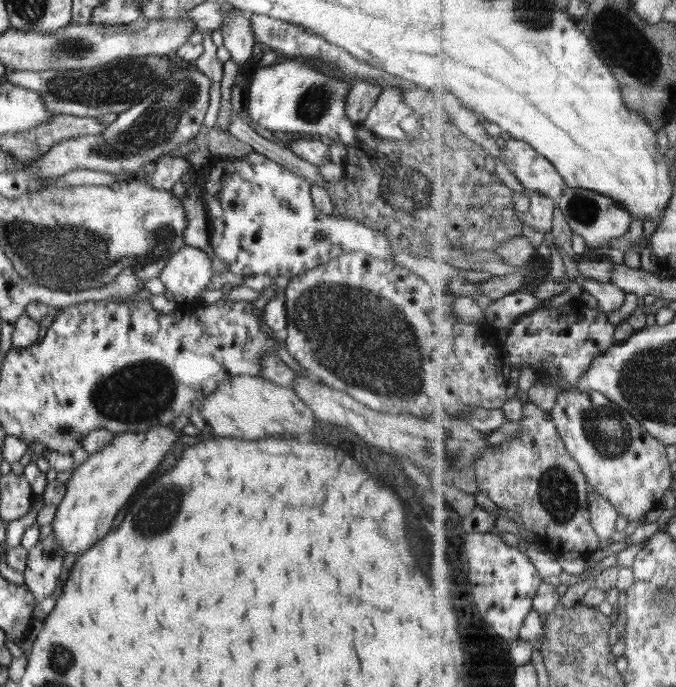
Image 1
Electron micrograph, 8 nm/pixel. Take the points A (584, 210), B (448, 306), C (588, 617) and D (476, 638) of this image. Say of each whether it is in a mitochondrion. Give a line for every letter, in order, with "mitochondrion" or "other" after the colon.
A: mitochondrion
B: other
C: other
D: other

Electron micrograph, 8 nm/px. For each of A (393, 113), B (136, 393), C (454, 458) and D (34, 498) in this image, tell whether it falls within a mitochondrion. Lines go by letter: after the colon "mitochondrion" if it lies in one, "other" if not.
A: other
B: mitochondrion
C: mitochondrion
D: other

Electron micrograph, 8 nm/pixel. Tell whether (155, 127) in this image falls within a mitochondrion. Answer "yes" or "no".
yes

